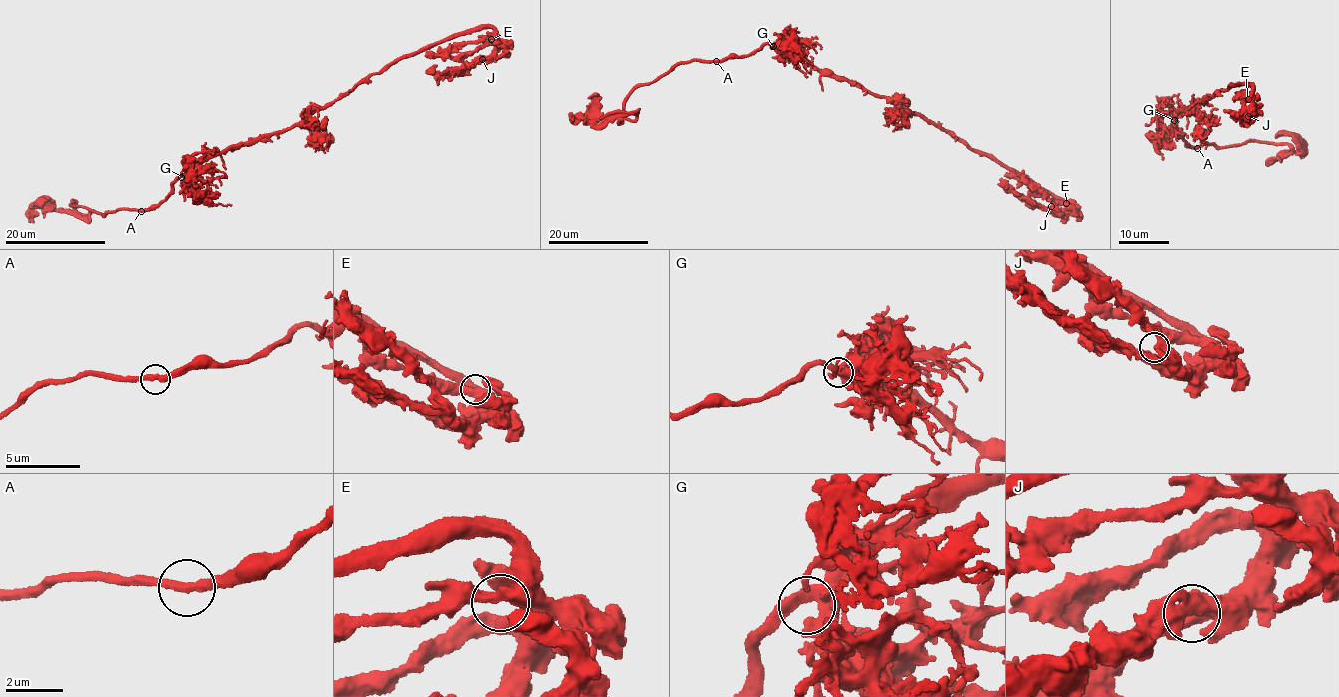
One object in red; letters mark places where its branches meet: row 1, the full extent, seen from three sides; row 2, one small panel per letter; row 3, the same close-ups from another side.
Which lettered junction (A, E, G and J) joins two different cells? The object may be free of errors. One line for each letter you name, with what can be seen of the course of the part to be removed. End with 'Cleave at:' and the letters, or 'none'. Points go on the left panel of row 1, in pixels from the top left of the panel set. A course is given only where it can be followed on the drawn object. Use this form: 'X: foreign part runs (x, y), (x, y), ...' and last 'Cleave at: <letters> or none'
Cleave at: none

